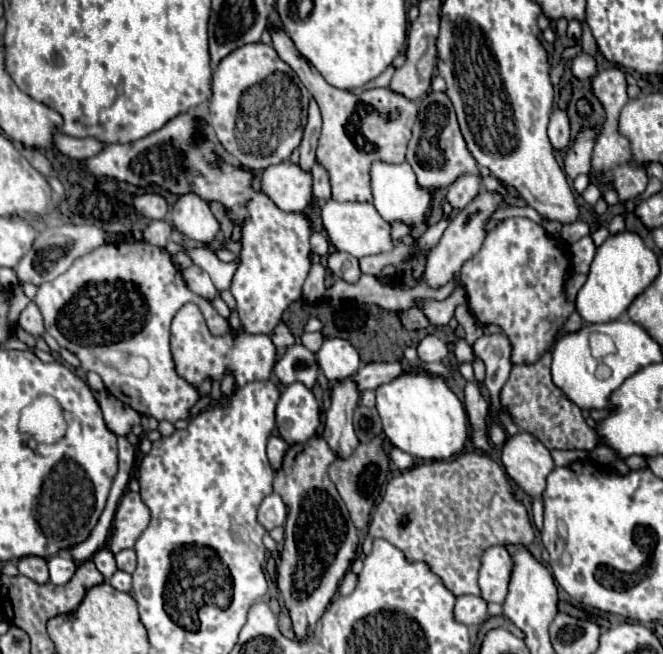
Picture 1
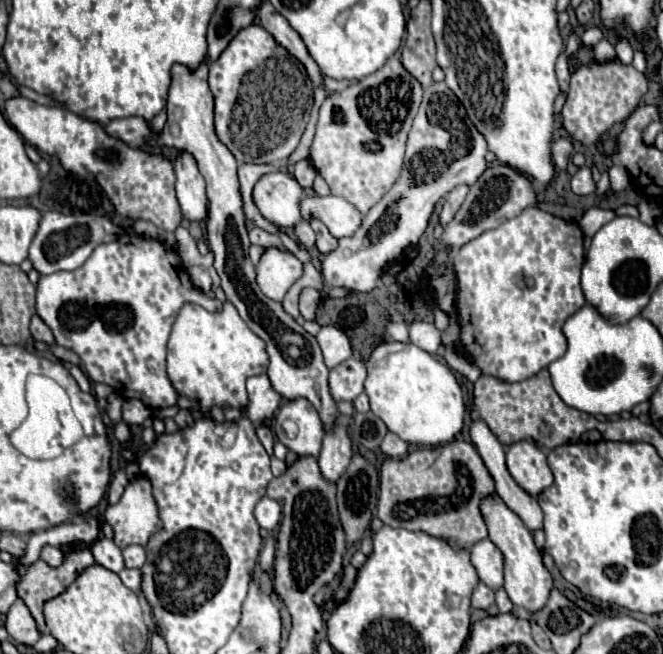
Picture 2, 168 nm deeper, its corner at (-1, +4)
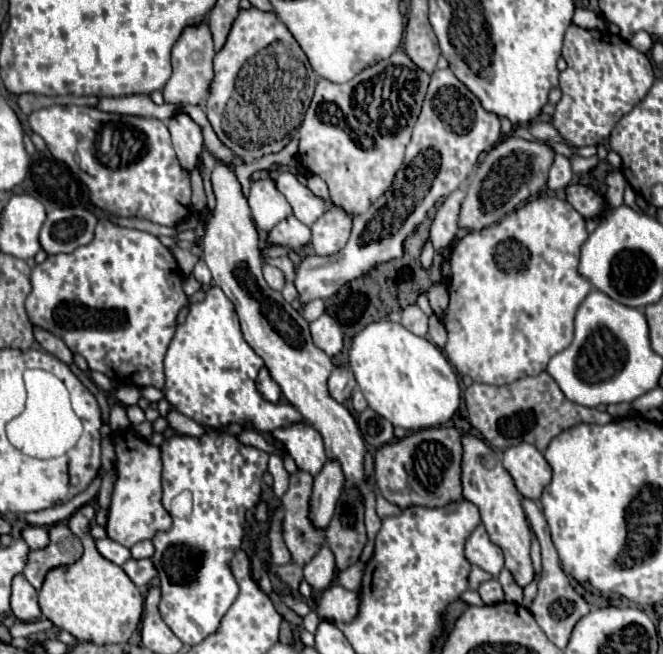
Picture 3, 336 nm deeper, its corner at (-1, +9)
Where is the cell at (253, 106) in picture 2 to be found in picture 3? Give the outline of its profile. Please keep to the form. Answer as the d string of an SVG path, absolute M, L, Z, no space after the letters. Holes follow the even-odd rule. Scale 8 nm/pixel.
M256 7L242 9L232 25L226 45L222 47L222 51L214 55L214 79L210 83L210 91L208 91L210 95L206 97L204 111L218 139L236 157L244 161L260 159L268 153L278 153L296 135L304 119L306 107L310 105L310 99L314 95L314 83L316 83L316 77L310 73L306 53L300 49L298 41L288 31L288 27L276 17L276 13L260 11Z

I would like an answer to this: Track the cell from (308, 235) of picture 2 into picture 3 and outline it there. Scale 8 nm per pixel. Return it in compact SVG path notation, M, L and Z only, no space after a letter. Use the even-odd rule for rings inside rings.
M290 215L288 219L280 221L268 231L266 241L268 245L284 245L294 251L300 251L310 243L310 227L306 227L304 223L294 219L294 215Z

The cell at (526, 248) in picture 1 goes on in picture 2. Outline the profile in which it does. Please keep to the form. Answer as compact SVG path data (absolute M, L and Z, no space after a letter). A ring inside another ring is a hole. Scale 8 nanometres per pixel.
M530 206L454 254L462 326L458 350L480 366L482 374L518 382L564 356L562 324L586 304L580 288L582 242L578 224Z

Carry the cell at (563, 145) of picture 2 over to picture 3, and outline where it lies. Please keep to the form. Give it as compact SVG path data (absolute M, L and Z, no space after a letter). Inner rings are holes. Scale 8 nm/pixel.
M556 155L552 167L550 167L550 175L548 175L548 189L558 191L564 189L572 179L572 167L570 161L564 155Z

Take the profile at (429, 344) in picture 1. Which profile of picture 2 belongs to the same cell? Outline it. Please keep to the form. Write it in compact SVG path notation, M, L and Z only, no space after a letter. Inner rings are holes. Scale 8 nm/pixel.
M412 322L410 328L410 342L420 346L422 350L430 352L430 354L436 354L438 348L440 348L440 330L434 326L434 324L428 324L428 322Z

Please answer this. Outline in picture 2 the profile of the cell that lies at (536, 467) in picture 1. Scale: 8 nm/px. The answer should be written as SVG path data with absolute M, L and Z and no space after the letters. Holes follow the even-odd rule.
M516 442L506 452L506 466L530 496L538 496L552 484L552 472L546 462L546 454L532 442Z

